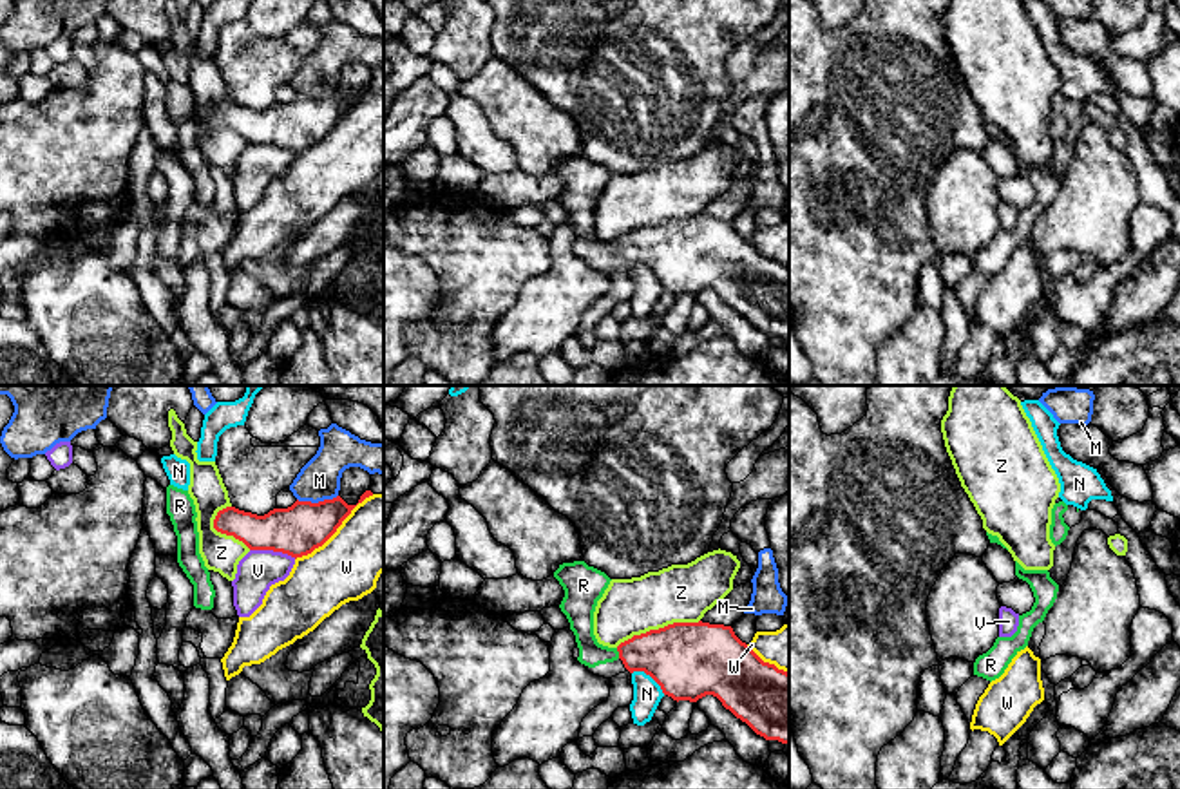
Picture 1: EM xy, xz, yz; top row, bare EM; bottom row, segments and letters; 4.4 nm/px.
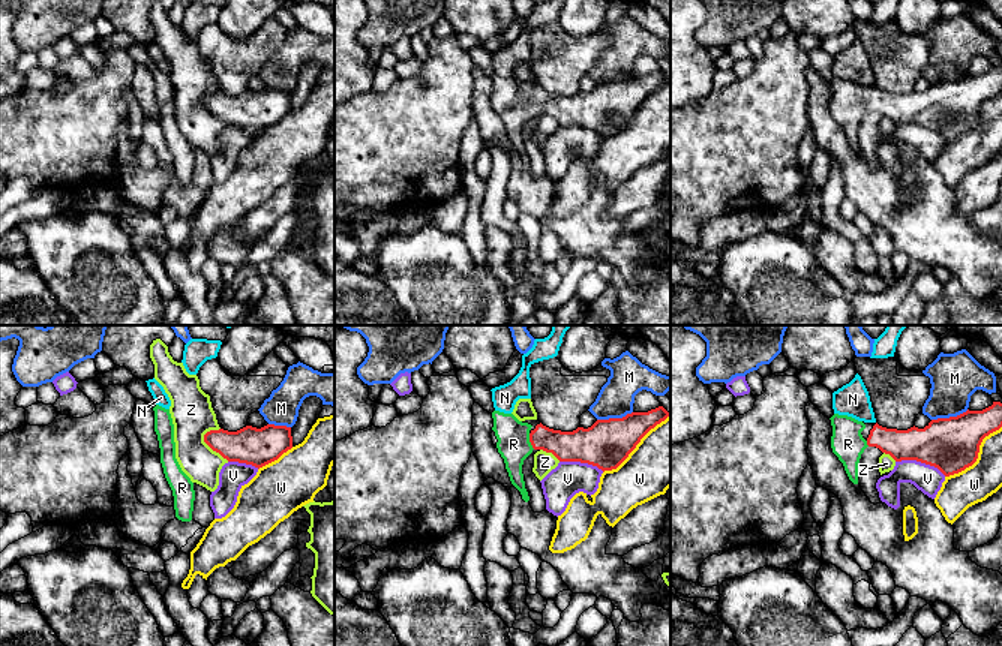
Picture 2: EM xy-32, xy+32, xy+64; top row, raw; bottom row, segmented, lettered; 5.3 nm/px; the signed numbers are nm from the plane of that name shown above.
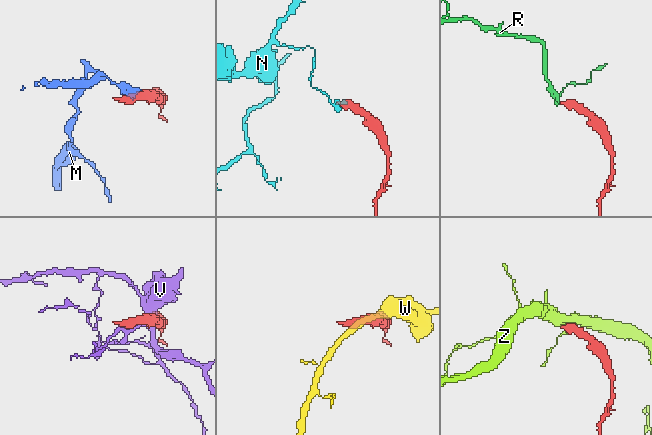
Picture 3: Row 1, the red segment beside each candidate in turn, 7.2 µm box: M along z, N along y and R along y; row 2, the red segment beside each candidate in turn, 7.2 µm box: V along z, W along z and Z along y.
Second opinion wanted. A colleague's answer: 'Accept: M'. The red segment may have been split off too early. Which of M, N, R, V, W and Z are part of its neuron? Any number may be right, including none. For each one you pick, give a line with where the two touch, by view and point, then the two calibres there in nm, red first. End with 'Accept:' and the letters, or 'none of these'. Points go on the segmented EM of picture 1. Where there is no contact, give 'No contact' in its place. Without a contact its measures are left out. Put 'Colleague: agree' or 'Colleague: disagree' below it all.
R: Touches red at xz (619, 654). Thickness 280 nm (red) against 120 nm
Accept: R
Colleague: disagree

